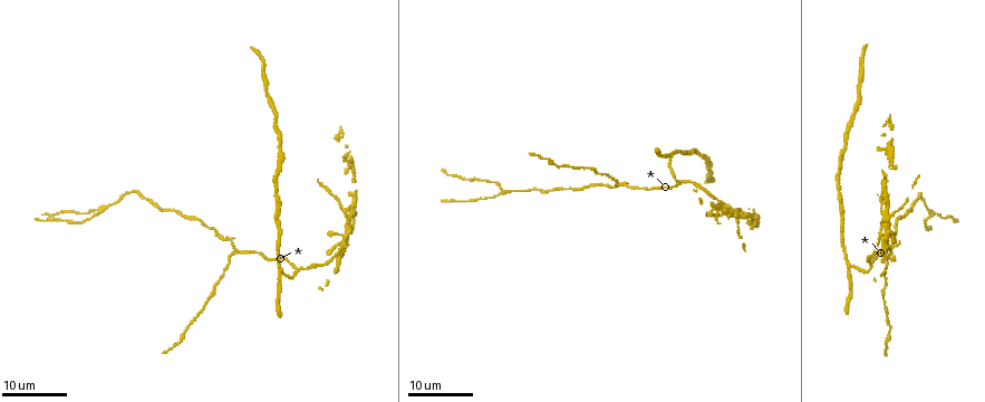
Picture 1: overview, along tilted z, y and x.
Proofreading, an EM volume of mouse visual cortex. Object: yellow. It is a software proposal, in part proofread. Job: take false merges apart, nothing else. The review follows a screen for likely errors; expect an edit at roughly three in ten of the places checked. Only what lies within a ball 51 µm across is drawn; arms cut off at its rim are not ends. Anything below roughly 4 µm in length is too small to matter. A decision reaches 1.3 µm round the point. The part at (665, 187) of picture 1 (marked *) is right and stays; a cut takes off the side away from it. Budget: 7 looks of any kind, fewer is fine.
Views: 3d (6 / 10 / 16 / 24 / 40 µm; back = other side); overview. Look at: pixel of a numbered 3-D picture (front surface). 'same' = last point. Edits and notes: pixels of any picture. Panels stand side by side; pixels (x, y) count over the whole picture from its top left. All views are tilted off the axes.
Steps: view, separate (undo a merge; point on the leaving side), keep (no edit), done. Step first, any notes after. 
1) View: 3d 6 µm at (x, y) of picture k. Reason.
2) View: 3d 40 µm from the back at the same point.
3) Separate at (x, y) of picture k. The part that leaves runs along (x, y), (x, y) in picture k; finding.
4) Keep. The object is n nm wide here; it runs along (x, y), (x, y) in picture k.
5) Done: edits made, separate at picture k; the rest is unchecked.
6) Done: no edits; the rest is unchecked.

View: 3d 16 µm at (846, 266) of picture 1. Two arms in line, one across.

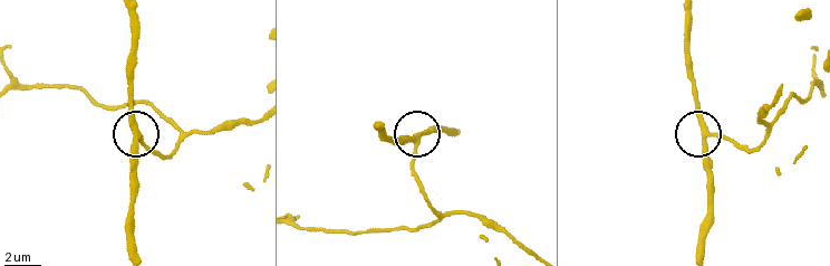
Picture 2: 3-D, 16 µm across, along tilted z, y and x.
View: 3d 10 µm at (134, 138) of picture 2.

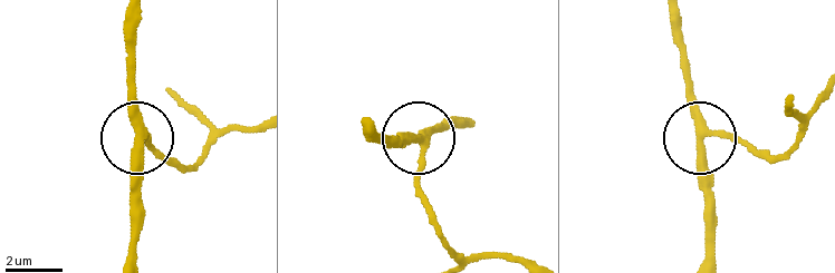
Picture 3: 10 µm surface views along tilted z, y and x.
Keep. The side arm is 7 µm long; 3 arms meet here; continuous, no second neuron.

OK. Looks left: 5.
View: 3d 24 µm at (623, 184) of picture 1. Three arms meet.

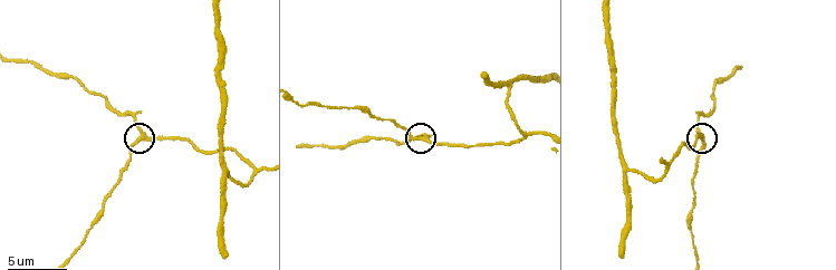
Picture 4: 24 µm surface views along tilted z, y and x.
View: 3d 10 µm at (142, 132) of picture 4.

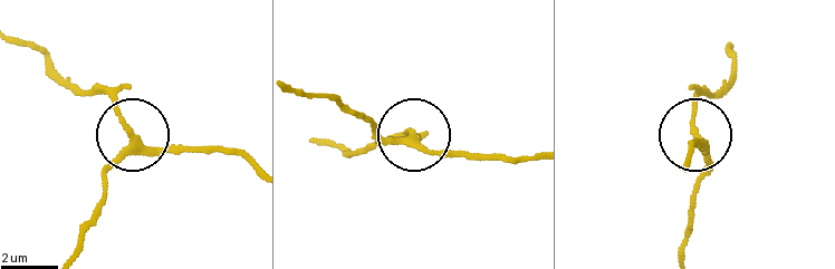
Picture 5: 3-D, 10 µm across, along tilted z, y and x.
Keep. The object is 210 nm wide here; one neuron here.

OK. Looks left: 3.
View: 3d 10 µm at (666, 165) of picture 4. Three arms meet.

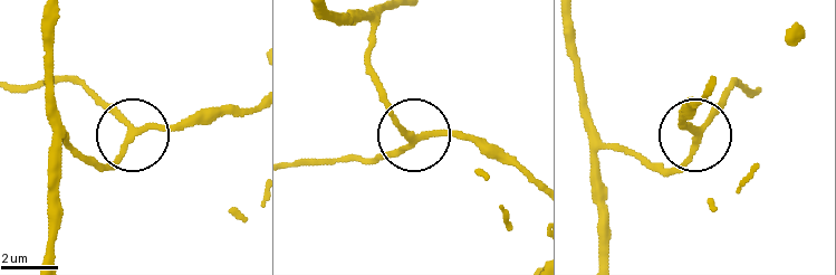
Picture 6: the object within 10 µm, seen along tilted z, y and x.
View: 3d 10 µm from the back at (693, 140) of picture 6. From behind.

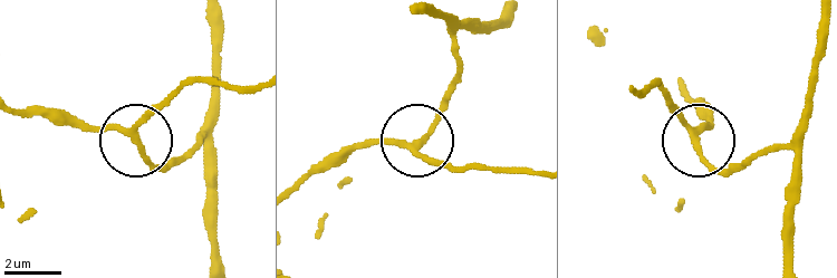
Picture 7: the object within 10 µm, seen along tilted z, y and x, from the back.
Keep. 3 arms meet here; it runs along (656, 85), (664, 85), (677, 116), (699, 134), (713, 120) in picture 7; all the same neuron.

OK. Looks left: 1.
Done: no edits; the rest is unchecked.

